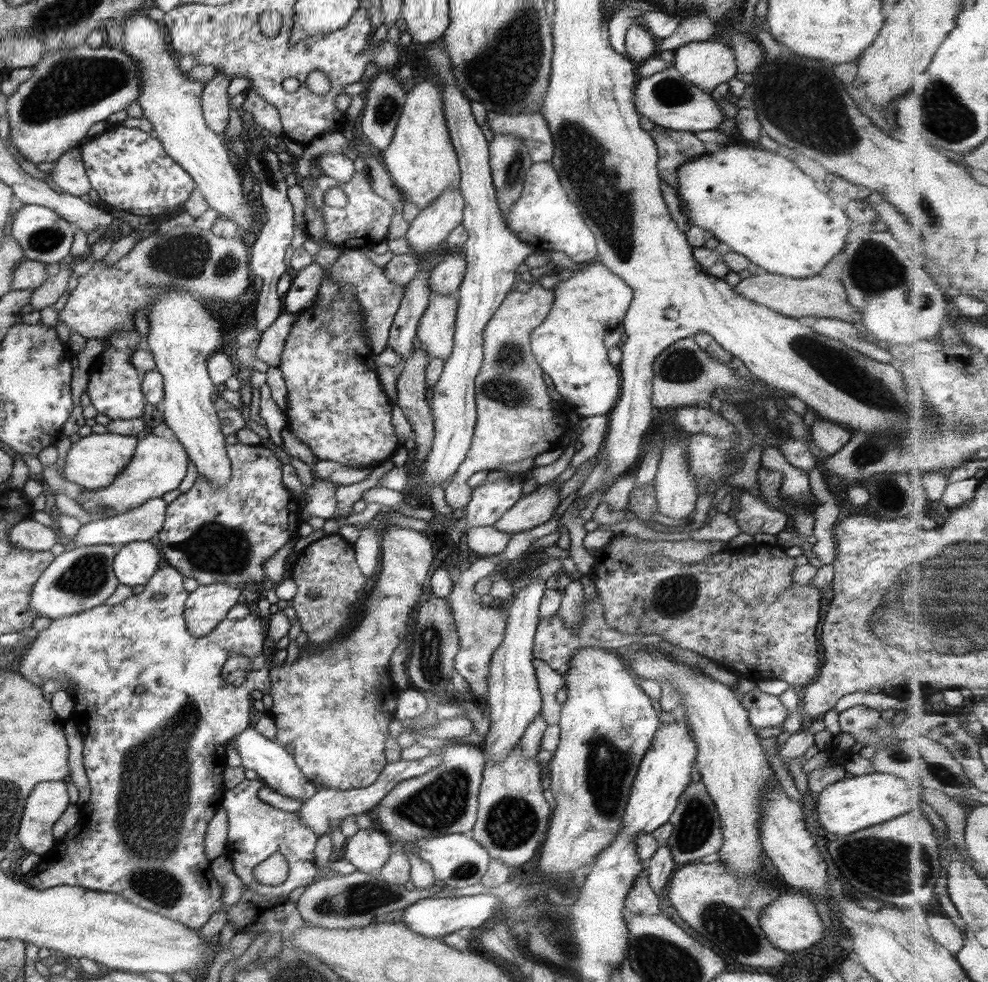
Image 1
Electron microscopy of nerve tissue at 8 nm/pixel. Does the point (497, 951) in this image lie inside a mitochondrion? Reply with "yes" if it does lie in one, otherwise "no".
no

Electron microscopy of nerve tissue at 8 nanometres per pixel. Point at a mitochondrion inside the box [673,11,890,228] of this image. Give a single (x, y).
(841, 137)

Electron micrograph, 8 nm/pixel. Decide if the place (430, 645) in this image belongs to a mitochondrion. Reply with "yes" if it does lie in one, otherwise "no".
yes

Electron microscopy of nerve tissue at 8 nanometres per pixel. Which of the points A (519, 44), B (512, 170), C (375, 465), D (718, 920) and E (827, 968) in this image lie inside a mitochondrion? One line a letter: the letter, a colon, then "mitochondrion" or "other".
A: mitochondrion
B: mitochondrion
C: other
D: mitochondrion
E: other

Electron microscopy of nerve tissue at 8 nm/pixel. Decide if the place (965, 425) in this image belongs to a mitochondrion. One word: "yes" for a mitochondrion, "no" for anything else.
yes

